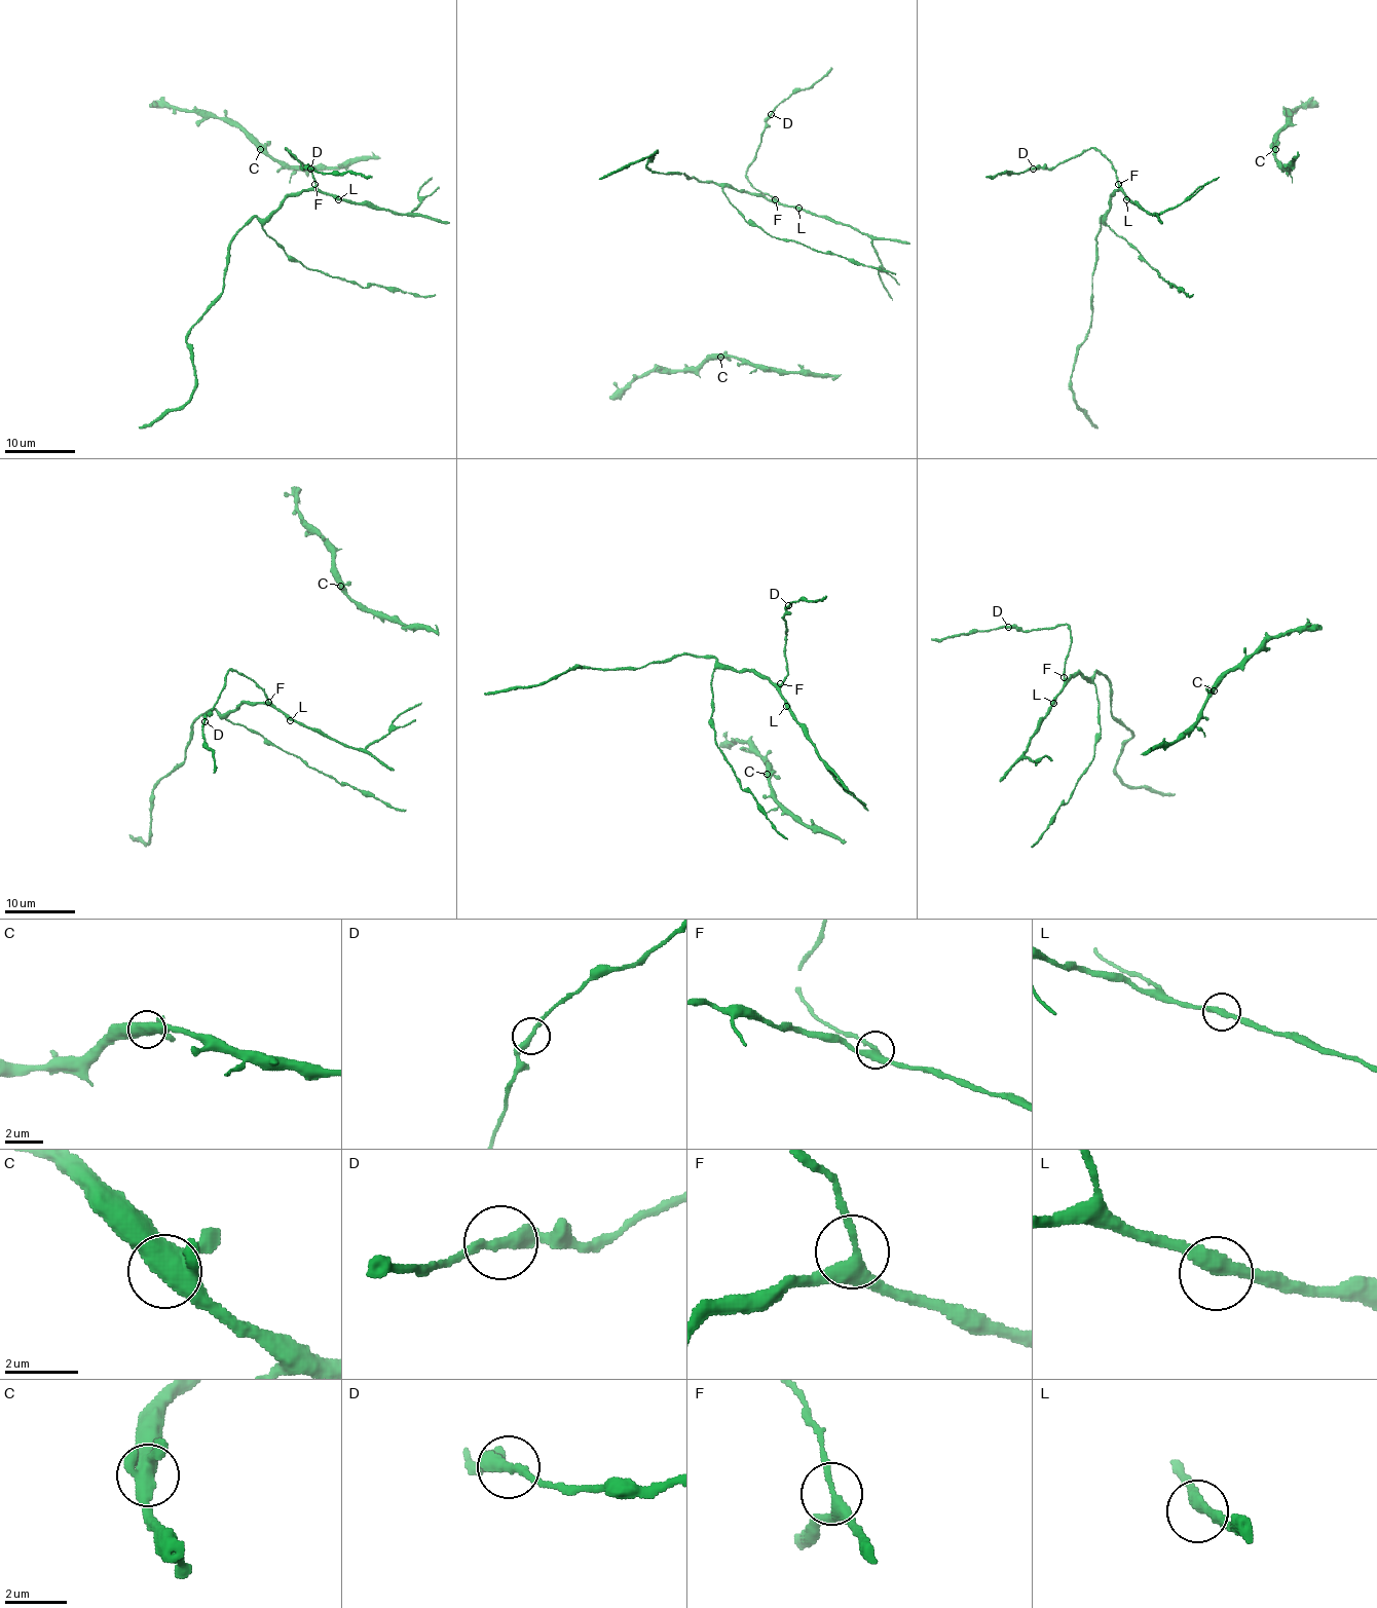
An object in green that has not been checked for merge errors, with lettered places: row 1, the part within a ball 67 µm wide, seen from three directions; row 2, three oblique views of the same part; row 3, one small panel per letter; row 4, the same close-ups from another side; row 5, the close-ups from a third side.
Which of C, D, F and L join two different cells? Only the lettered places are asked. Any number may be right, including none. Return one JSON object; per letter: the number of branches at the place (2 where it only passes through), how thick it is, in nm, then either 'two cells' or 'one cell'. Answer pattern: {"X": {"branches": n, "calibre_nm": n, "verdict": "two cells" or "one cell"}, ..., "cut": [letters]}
{"C": {"branches": 4, "calibre_nm": 480, "verdict": "one cell"}, "D": {"branches": 2, "calibre_nm": 300, "verdict": "one cell"}, "F": {"branches": 3, "calibre_nm": 280, "verdict": "one cell"}, "L": {"branches": 2, "calibre_nm": 340, "verdict": "one cell"}, "cut": []}

